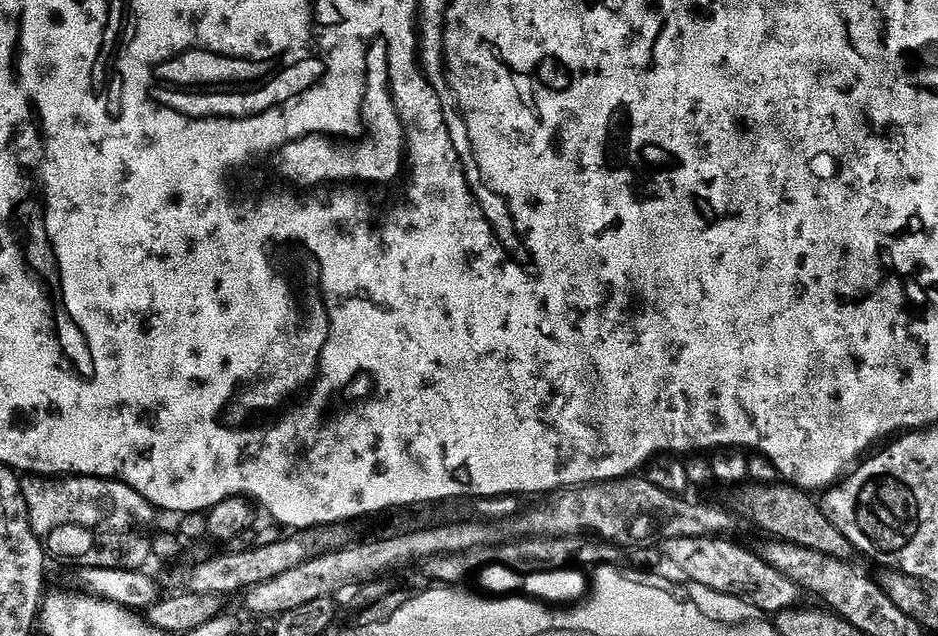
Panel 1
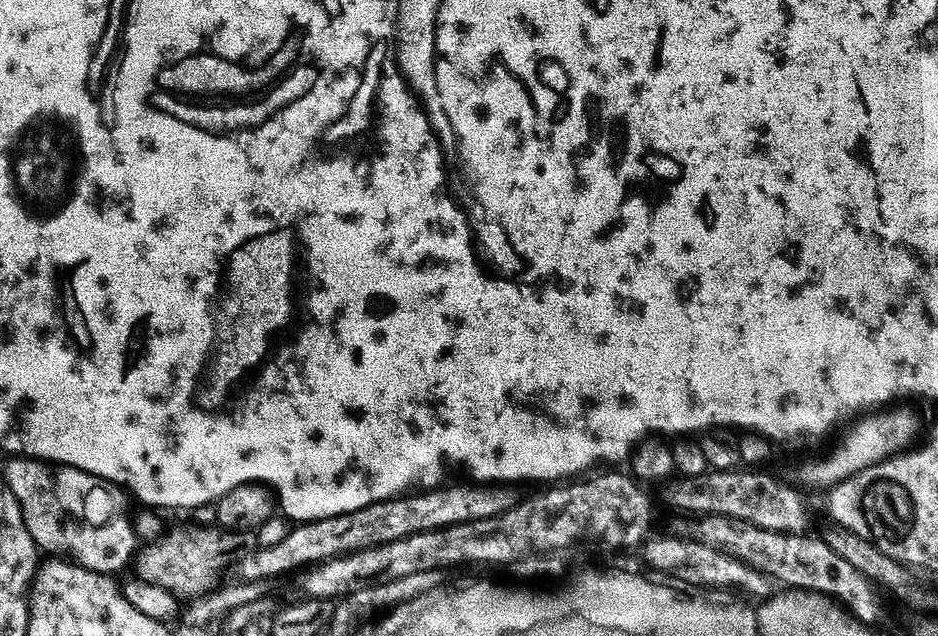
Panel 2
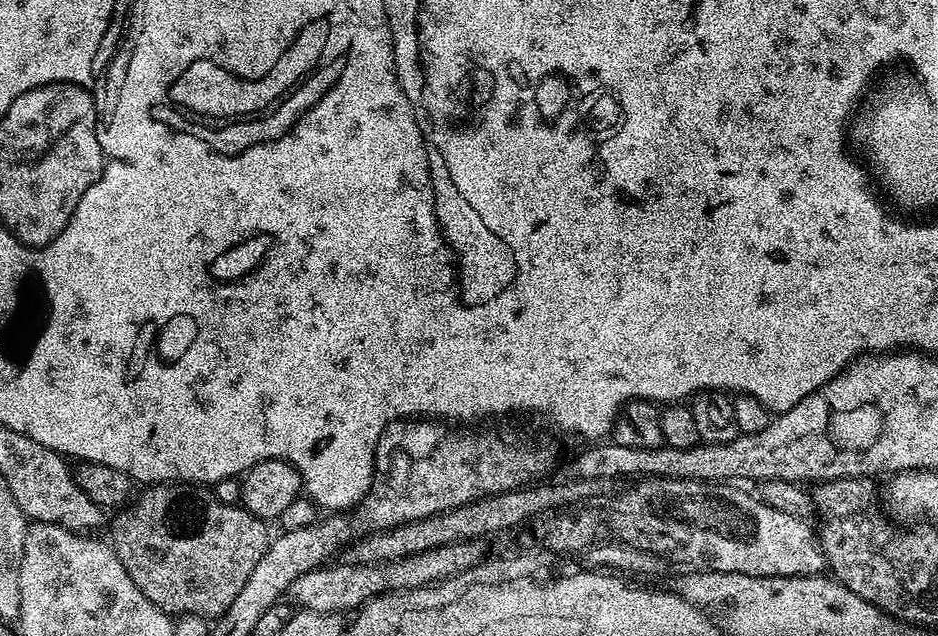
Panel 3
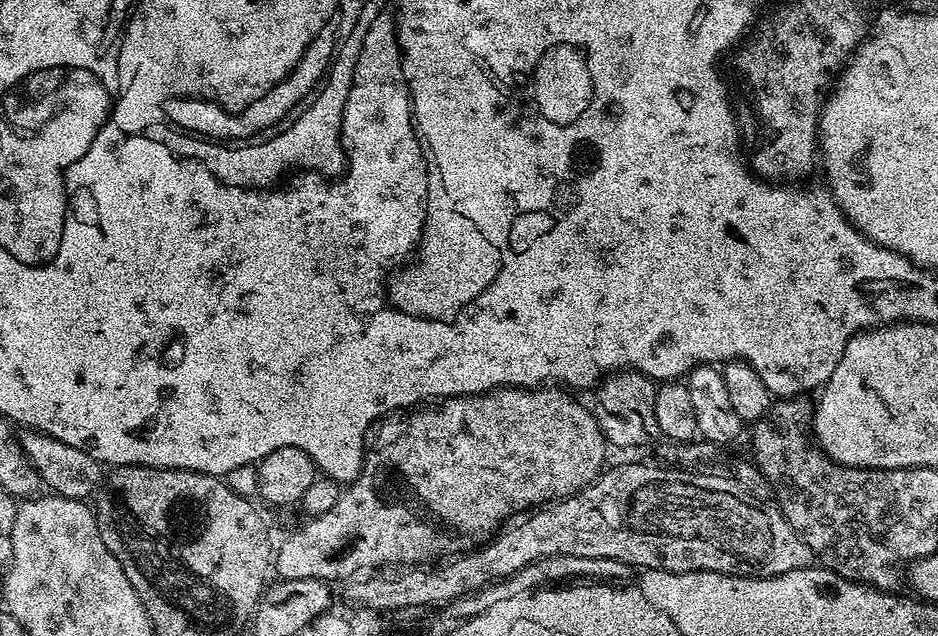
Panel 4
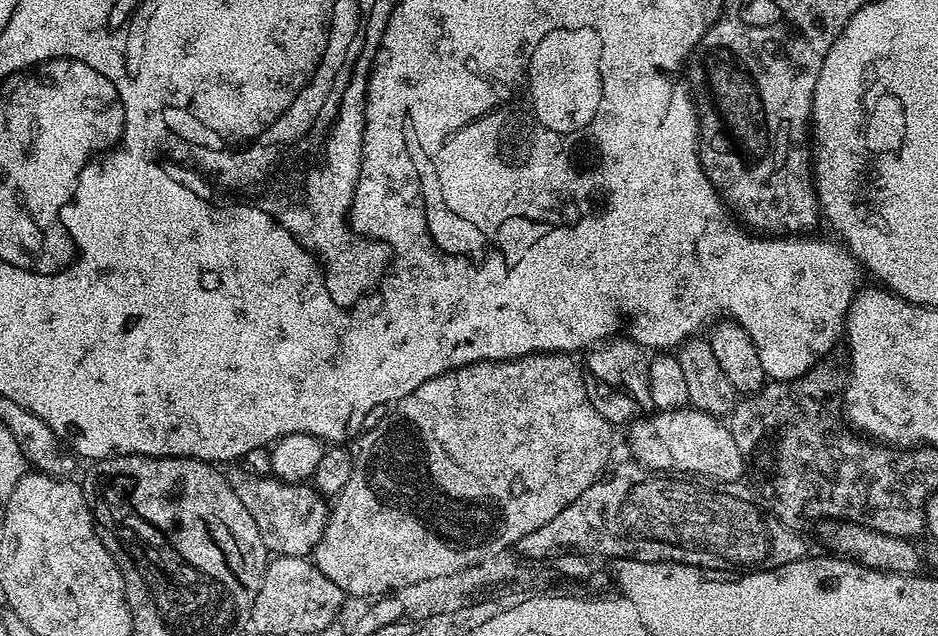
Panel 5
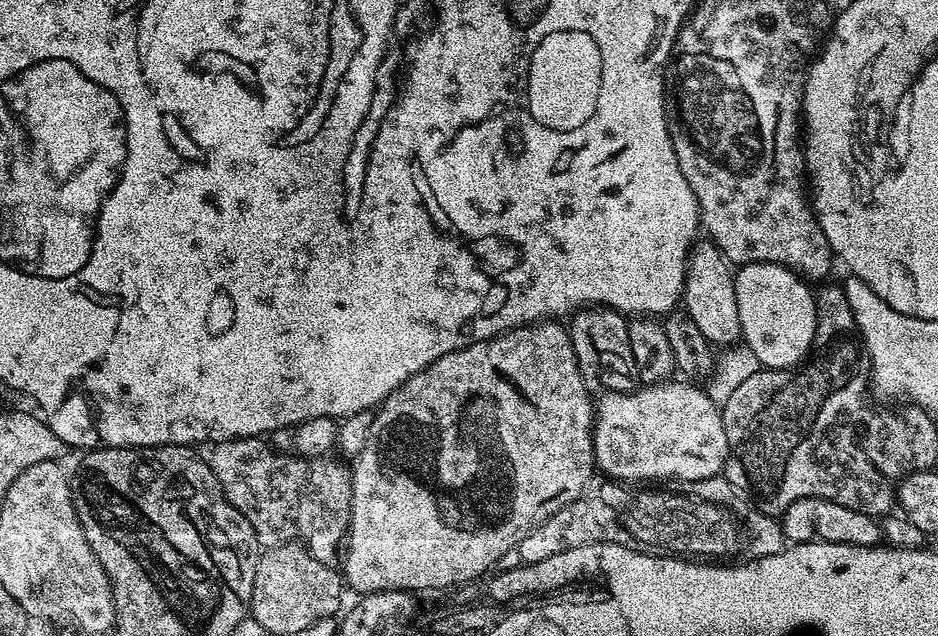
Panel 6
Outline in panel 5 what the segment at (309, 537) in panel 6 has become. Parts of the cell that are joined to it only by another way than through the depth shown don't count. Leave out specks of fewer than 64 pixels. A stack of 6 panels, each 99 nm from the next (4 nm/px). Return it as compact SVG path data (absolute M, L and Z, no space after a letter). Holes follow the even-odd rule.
M243 470L231 473L230 479L234 494L238 494L242 506L246 506L246 510L250 510L250 518L254 518L254 523L258 525L258 534L262 534L262 542L267 546L269 553L276 556L302 556L305 558L311 557L315 553L328 521L330 504L311 483L287 484L271 474L256 475Z

